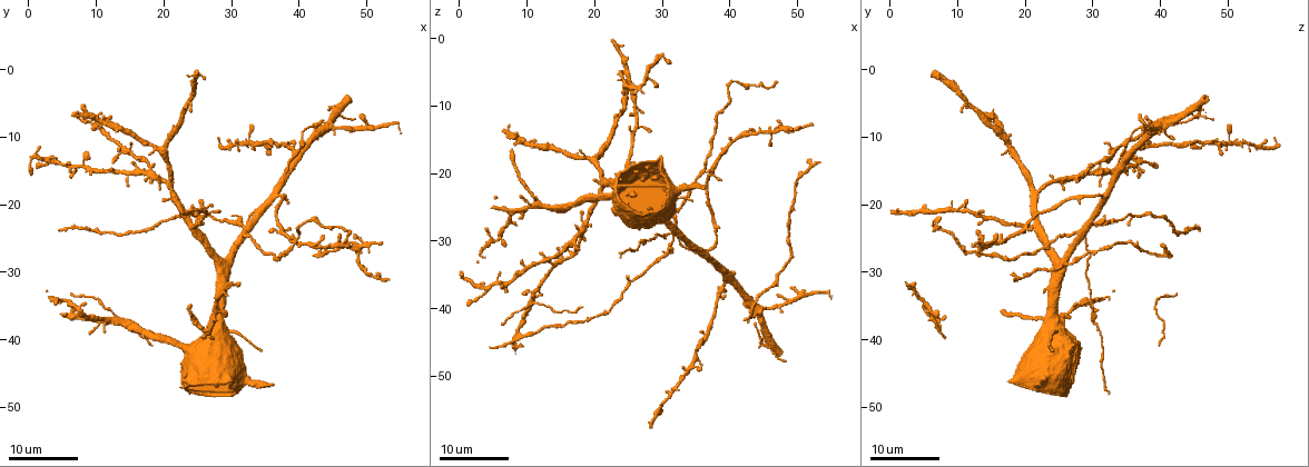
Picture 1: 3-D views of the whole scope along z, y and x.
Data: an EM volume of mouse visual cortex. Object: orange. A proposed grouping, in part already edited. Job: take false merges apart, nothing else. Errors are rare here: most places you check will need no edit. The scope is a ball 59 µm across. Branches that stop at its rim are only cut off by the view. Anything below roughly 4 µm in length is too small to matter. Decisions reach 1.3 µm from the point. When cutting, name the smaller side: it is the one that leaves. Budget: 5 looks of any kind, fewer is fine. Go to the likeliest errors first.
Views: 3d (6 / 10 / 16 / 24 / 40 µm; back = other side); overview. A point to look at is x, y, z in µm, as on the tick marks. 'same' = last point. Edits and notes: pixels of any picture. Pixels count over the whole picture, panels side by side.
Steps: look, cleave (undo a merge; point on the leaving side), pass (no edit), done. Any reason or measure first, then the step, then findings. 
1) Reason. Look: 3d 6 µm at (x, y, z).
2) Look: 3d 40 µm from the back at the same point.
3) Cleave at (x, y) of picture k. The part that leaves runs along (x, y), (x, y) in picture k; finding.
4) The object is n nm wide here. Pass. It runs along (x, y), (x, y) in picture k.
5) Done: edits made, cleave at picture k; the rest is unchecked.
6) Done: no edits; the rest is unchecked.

Four arms meet. Look: 3d 24 µm at (44.5, 7.5, 41.5).

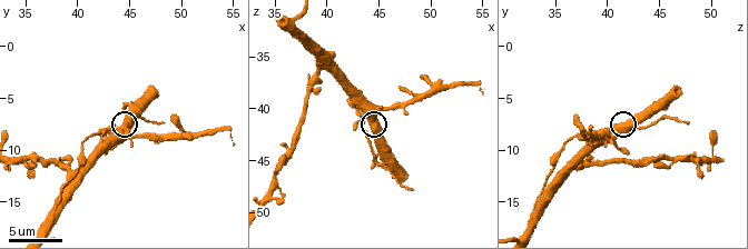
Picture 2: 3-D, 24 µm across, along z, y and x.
Look: 3d 10 µm at the same point.

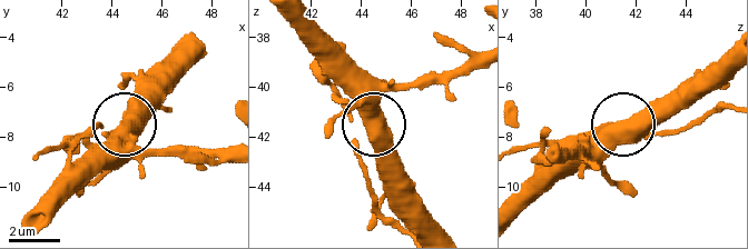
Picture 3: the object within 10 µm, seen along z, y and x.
Pass. It runs along (517, 215), (668, 96) in picture 3; all the same neuron.

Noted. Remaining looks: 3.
Two arms at a narrow angle. Look: 3d 24 µm at (20.0, 11.5, 18.0).

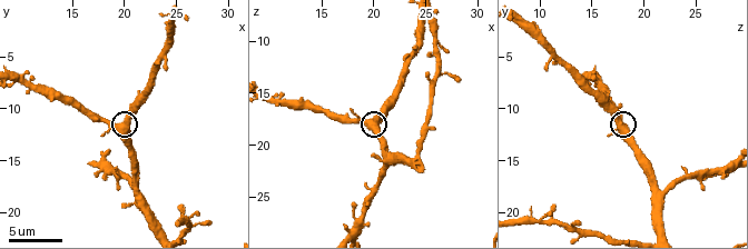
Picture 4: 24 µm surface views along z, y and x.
Look: 3d 6 µm at the same point.

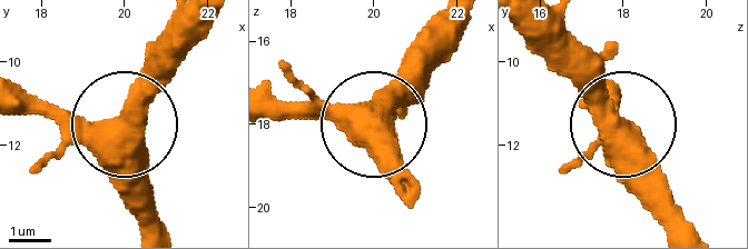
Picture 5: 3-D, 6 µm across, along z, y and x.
The object is 530 nm wide here. Pass. Continuous, no second neuron.

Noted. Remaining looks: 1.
Done: no edits; the rest is unchecked.

